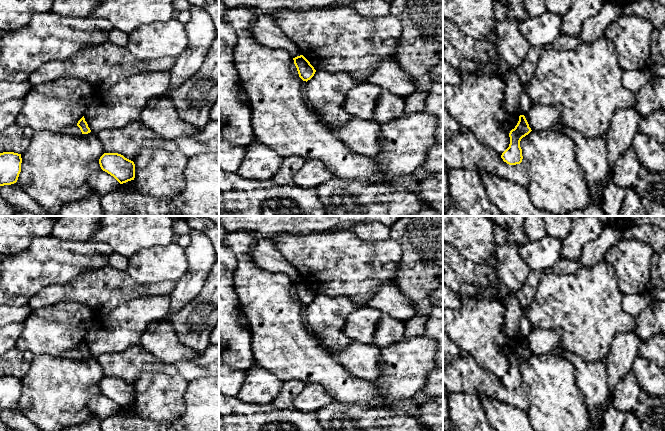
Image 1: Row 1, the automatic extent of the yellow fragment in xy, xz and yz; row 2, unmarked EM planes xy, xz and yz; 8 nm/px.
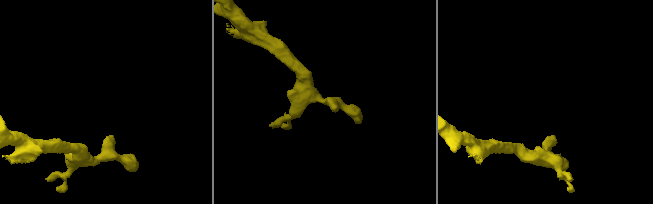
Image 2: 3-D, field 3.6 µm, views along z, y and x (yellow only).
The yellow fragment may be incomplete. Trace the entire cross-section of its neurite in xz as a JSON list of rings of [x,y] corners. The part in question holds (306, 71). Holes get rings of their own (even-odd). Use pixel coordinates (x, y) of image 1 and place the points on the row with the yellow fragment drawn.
[[[303,55],[293,58],[293,60],[294,60],[294,64],[297,68],[299,77],[303,81],[307,82],[314,76],[316,70]]]

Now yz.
[[[524,115],[519,116],[519,121],[514,129],[509,133],[509,147],[502,153],[501,158],[509,165],[516,165],[522,162],[522,149],[520,141],[531,132],[531,128]]]

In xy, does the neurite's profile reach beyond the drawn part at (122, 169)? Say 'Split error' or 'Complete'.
Complete

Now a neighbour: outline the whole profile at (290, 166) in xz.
[[[298,156],[283,158],[283,163],[279,171],[271,178],[271,180],[280,185],[290,184],[293,176],[303,167],[306,160]]]

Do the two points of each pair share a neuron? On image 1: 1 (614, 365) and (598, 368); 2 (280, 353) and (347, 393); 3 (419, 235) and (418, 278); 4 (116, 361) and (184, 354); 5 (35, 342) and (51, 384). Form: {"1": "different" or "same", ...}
{"1": "different", "2": "same", "3": "same", "4": "different", "5": "different"}

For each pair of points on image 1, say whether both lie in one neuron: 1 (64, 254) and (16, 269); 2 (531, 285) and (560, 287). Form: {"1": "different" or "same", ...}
{"1": "same", "2": "different"}

